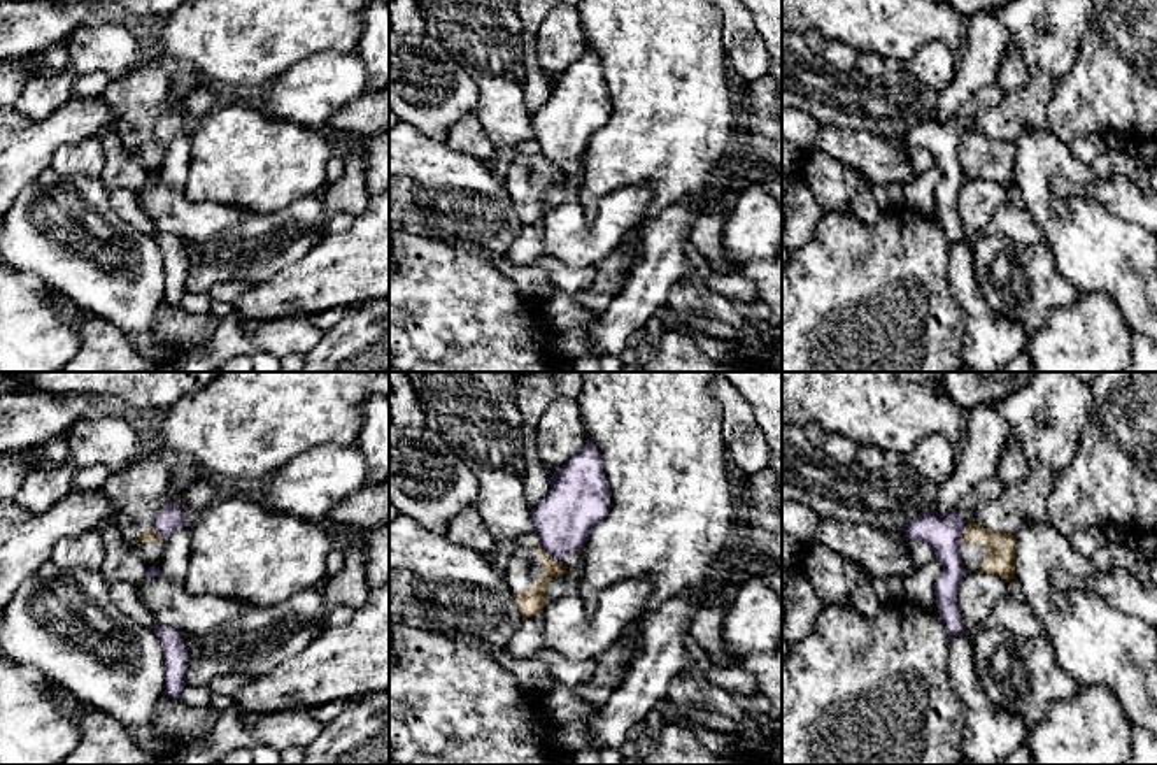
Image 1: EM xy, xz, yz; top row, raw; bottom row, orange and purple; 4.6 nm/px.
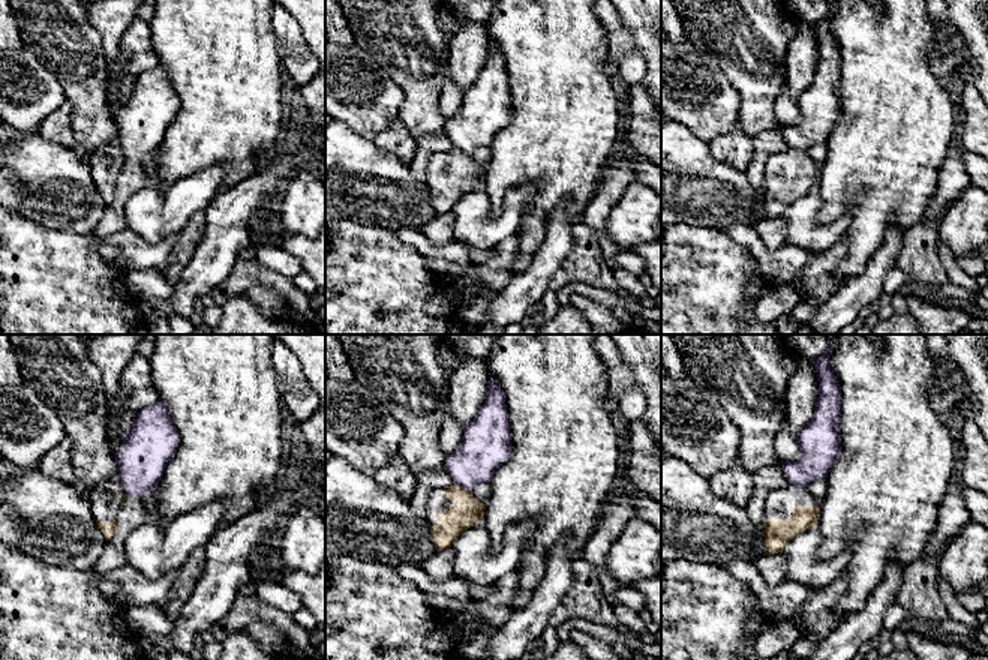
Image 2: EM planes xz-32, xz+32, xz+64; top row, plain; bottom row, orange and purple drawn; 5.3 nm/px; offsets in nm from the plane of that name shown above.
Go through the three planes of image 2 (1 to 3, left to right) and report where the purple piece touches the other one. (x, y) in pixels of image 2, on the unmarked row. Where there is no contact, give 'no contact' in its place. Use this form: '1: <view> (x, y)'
1: no contact
2: xz+32 (464, 153)
3: no contact

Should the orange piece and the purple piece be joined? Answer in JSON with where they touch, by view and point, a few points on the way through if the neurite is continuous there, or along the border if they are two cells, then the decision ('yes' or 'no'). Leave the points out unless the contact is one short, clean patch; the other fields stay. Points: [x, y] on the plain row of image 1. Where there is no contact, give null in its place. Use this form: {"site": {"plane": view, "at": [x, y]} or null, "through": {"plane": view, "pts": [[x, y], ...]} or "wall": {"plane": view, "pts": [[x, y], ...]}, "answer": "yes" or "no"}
{"site": {"plane": "xz", "at": [547, 160]}, "wall": {"plane": "xz", "pts": [[539, 153], [560, 169]]}, "answer": "no"}

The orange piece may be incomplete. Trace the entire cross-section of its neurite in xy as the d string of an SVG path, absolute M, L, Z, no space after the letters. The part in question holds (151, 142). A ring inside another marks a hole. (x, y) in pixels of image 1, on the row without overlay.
M170 63L170 91L167 98L151 107L131 109L114 128L128 153L138 158L144 165L146 174L160 174L163 161L167 158L167 149L163 149L154 133L154 125L158 118L181 100L184 100L202 81L200 74L186 63Z

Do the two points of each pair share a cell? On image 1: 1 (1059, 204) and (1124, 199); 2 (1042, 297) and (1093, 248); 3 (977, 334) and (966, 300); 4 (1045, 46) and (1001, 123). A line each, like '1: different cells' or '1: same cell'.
1: same cell
2: different cells
3: same cell
4: same cell

